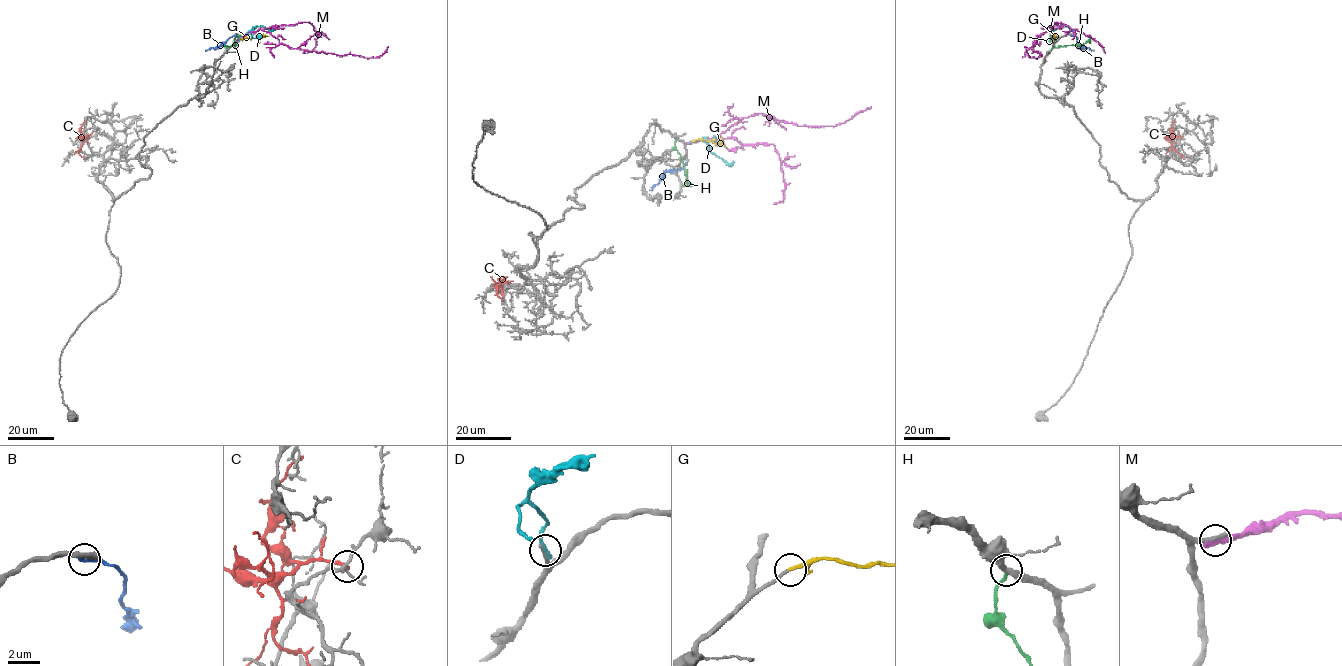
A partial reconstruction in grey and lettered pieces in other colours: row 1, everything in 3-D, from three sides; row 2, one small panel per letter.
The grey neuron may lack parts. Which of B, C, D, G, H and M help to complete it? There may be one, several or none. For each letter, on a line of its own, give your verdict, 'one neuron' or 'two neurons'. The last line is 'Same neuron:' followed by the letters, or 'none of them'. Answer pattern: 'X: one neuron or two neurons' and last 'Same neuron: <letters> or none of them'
B: two neurons
C: two neurons
D: two neurons
G: one neuron
H: two neurons
M: two neurons
Same neuron: G

